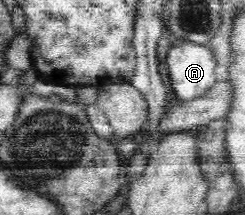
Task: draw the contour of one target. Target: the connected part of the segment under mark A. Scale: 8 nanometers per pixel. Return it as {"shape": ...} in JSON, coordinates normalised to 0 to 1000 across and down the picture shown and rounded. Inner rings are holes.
{"shape":[[[735,191],[694,223],[682,293],[702,419],[735,470],[841,437],[902,358],[849,209]]]}

